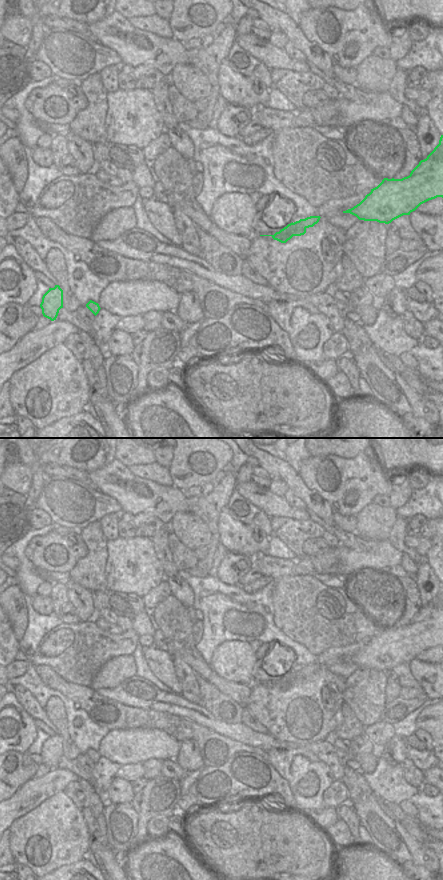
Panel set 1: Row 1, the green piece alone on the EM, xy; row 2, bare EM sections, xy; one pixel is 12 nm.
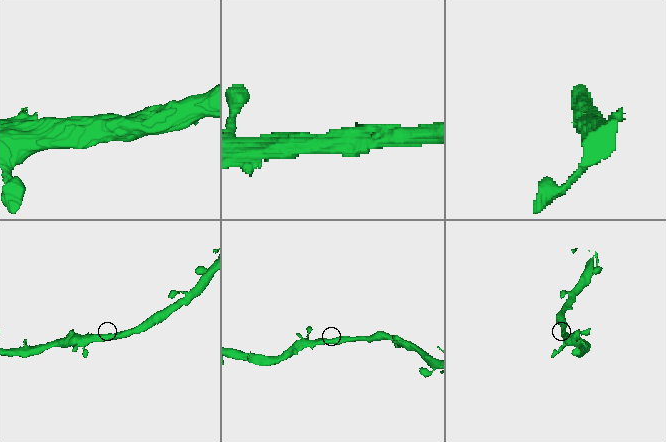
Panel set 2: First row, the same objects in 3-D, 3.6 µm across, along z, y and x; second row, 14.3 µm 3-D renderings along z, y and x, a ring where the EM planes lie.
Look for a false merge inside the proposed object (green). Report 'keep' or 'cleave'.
keep

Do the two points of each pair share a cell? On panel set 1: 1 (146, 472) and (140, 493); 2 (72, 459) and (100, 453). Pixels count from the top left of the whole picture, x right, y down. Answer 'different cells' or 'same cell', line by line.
1: different cells
2: same cell

